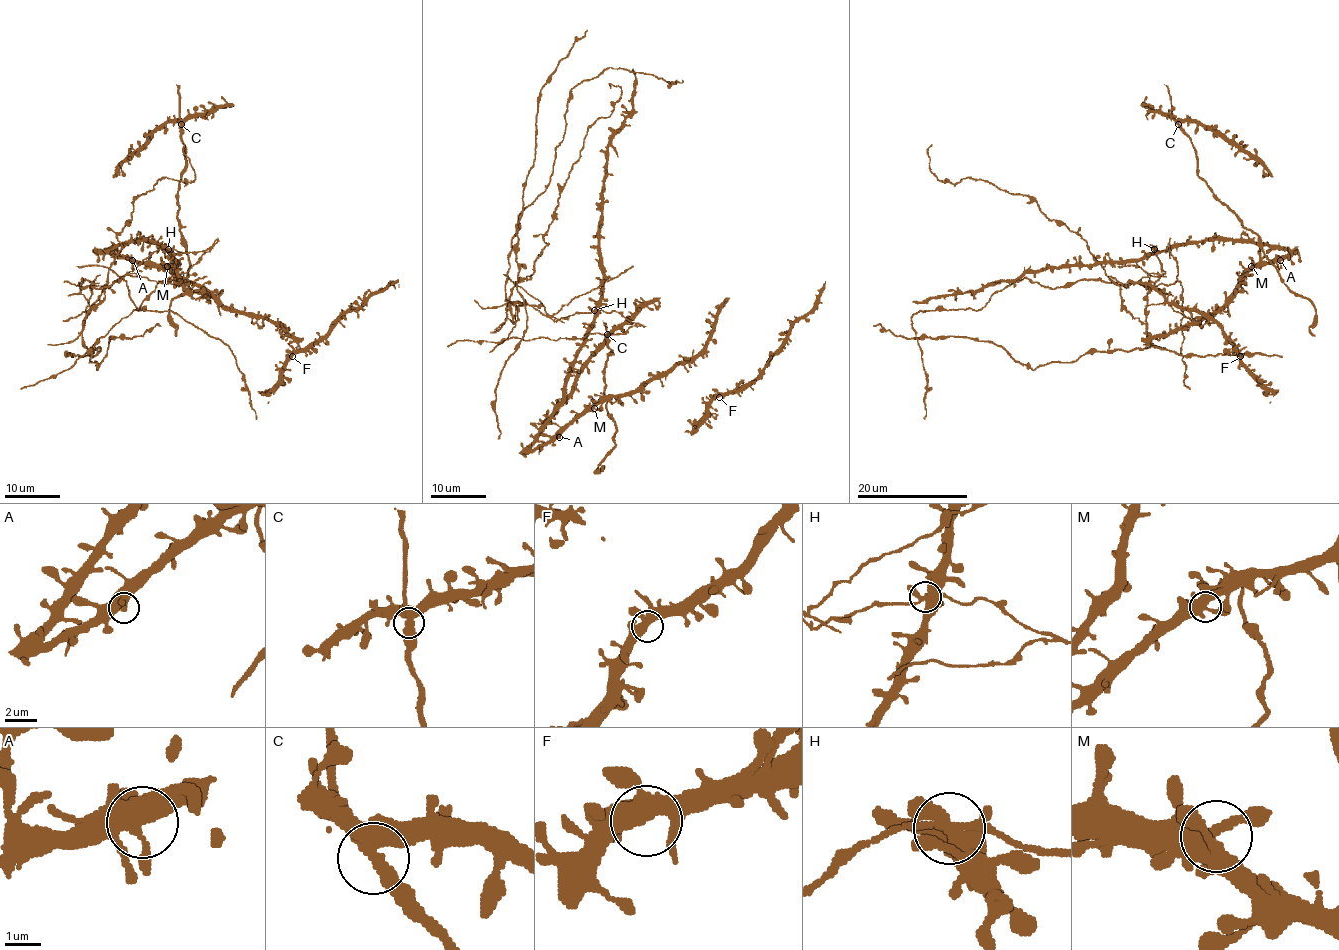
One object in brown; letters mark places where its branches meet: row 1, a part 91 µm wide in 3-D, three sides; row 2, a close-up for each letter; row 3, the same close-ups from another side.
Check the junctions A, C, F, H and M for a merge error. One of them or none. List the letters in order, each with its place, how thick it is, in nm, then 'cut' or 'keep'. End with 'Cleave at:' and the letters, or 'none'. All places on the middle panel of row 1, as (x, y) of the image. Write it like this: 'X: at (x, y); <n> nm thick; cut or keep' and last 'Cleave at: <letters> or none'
A: at (559, 437); 420 nm thick; keep
C: at (607, 334); 440 nm thick; keep
F: at (719, 397); 440 nm thick; keep
H: at (594, 310); 400 nm thick; cut
M: at (594, 408); 400 nm thick; keep
Cleave at: H

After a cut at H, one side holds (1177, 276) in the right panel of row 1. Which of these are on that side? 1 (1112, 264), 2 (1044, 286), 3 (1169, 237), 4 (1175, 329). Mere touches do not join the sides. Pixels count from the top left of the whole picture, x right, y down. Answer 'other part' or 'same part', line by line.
1: other part
2: same part
3: same part
4: other part

